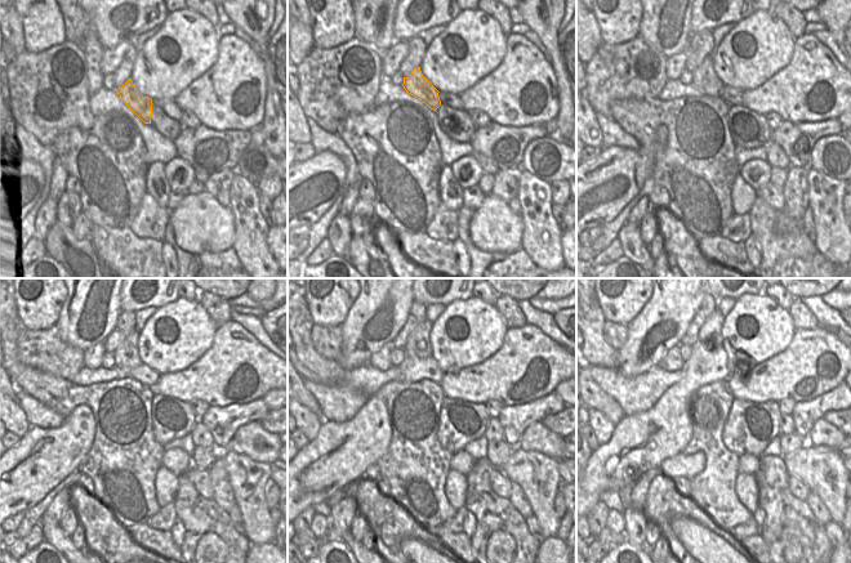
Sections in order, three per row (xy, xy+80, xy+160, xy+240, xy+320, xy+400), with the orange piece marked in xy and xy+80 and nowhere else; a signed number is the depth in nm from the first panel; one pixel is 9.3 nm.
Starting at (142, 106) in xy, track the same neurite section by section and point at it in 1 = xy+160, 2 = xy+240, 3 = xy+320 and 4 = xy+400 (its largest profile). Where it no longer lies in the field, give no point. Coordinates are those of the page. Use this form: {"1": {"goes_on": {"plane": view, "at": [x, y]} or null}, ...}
{"1": {"goes_on": {"plane": "xy+160", "at": [704, 77]}}, "2": {"goes_on": {"plane": "xy+240", "at": [127, 356]}}, "3": {"goes_on": {"plane": "xy+320", "at": [418, 344]}}, "4": {"goes_on": {"plane": "xy+400", "at": [711, 333]}}}

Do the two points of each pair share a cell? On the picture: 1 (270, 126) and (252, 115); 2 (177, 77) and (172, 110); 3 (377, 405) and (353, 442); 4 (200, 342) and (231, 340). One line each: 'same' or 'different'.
1: different
2: different
3: same
4: different

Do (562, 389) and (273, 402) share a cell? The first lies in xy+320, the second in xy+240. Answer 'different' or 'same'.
same

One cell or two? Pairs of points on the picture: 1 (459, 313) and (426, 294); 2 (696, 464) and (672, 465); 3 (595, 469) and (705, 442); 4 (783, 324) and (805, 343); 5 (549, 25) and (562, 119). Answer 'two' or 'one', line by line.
1: two
2: one
3: two
4: two
5: one

